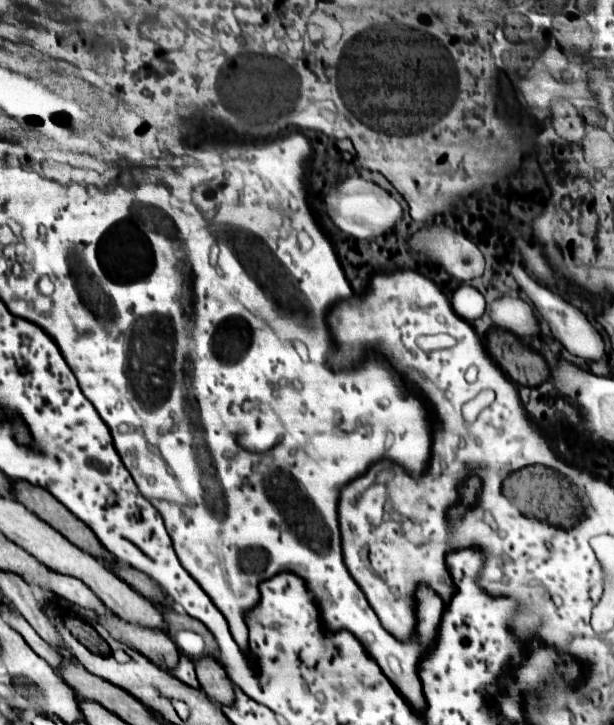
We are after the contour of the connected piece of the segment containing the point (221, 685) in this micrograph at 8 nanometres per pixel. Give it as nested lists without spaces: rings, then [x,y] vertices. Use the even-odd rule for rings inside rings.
[[[202,656],[194,660],[198,682],[202,690],[220,704],[232,704],[234,702],[234,684],[226,676],[224,666],[214,656]]]

